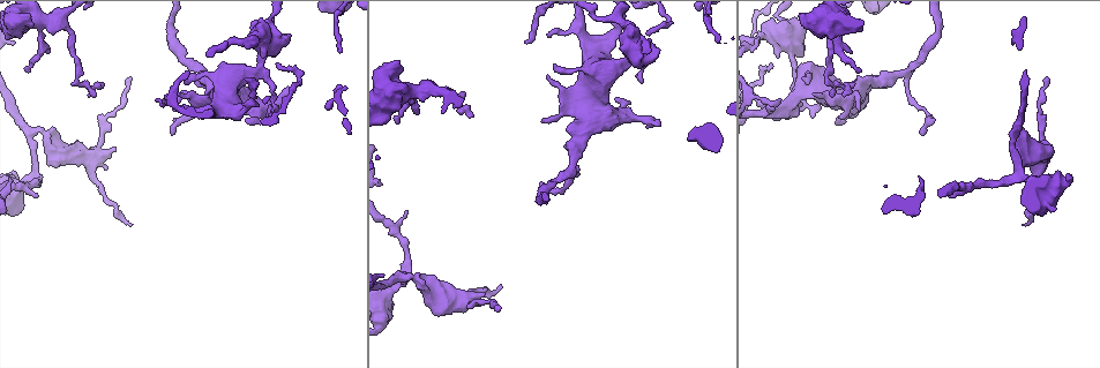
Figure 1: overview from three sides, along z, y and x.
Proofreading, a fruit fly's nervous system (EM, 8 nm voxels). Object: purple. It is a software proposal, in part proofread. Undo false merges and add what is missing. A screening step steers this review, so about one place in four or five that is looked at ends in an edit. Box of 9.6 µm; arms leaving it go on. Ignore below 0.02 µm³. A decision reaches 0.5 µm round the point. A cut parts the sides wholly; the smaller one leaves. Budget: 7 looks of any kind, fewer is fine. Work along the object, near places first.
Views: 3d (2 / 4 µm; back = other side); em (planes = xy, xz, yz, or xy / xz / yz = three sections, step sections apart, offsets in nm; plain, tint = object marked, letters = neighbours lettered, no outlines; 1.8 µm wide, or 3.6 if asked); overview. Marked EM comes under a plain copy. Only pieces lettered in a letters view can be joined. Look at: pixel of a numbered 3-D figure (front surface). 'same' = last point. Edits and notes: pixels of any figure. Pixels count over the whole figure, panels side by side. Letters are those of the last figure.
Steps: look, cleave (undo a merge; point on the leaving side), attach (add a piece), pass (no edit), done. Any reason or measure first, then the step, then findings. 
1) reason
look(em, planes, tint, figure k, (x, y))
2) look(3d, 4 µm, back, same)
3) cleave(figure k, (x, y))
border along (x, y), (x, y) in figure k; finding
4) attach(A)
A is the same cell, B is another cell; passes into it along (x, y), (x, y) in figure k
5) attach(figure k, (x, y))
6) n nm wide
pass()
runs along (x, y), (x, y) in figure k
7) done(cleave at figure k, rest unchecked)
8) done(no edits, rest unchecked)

thin arm on a thick one
look(em, planes, tint, figure 1, (32, 133))

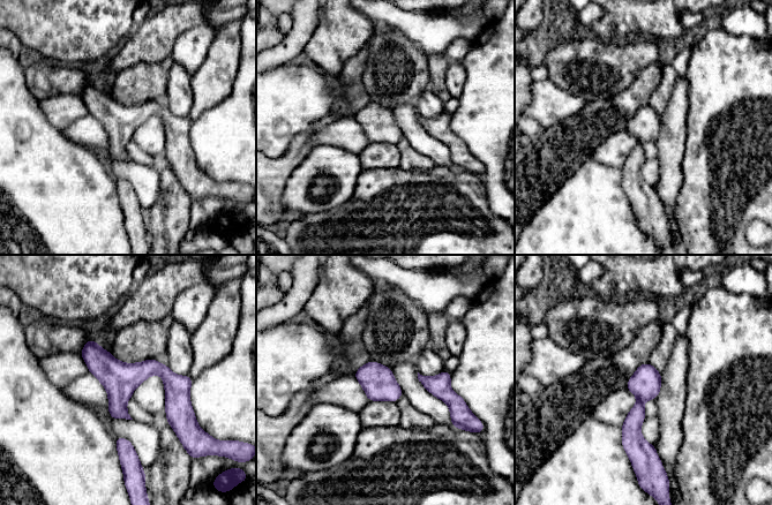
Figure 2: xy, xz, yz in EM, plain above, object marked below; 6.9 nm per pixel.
look(em, planes, letters, same)

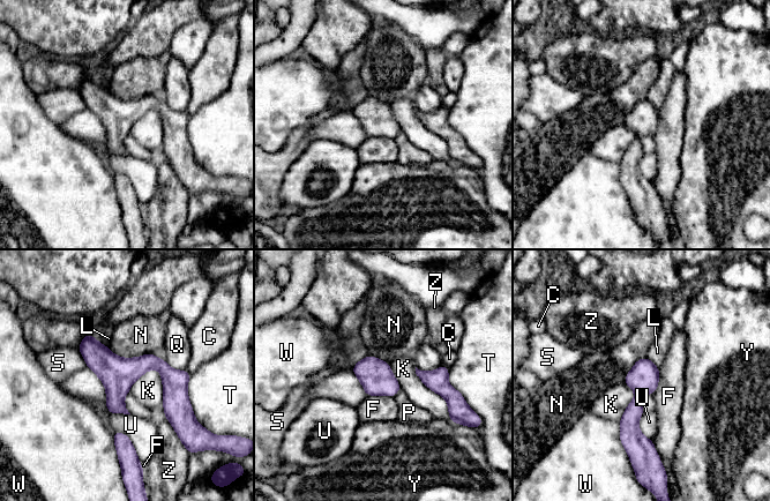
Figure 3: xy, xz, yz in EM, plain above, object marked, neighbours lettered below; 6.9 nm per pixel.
pass()
C, F, K, L, N, P, Q, S, T, U, W, Y and Z are other cells; border along (161, 372), (148, 369), (128, 391) in figure 3; one neuron here

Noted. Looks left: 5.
sharp bend
look(3d, 4 µm, figure 1, (904, 76))

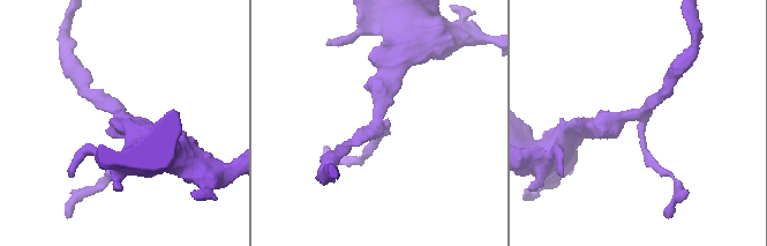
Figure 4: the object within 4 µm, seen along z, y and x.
look(em, xz, step 16, tint, figure 4, (637, 116))

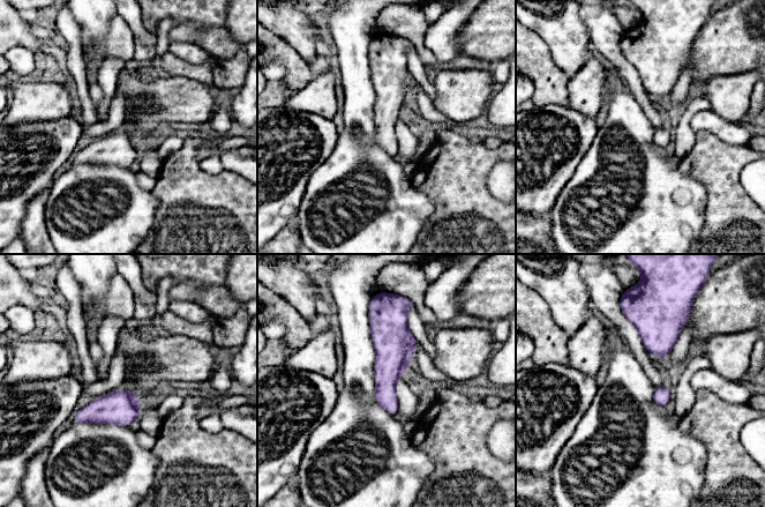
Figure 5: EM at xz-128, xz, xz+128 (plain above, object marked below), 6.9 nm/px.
look(em, planes, letters, same)

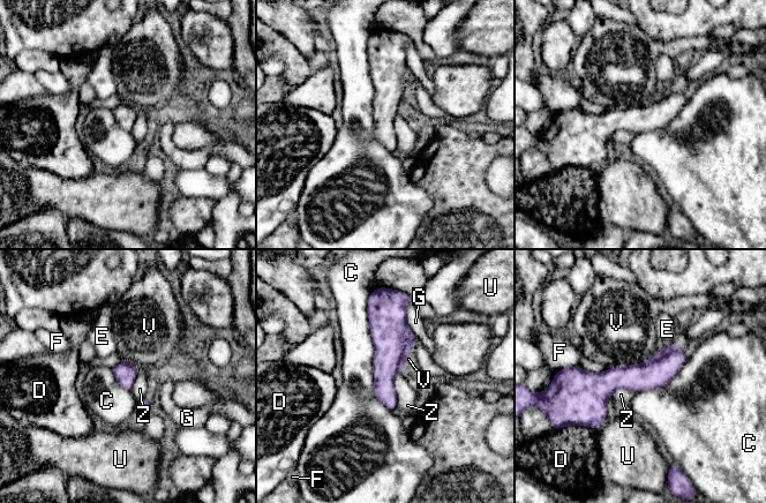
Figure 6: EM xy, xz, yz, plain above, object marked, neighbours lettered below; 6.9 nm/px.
160 nm wide
pass()
C, D, E, F, G, U, V and Z are other cells; border along (404, 367), (395, 376), (397, 406) in figure 6; continuous, no second neuron

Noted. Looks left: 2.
tapers out
look(em, yz, step 16, tint, figure 1, (543, 121))

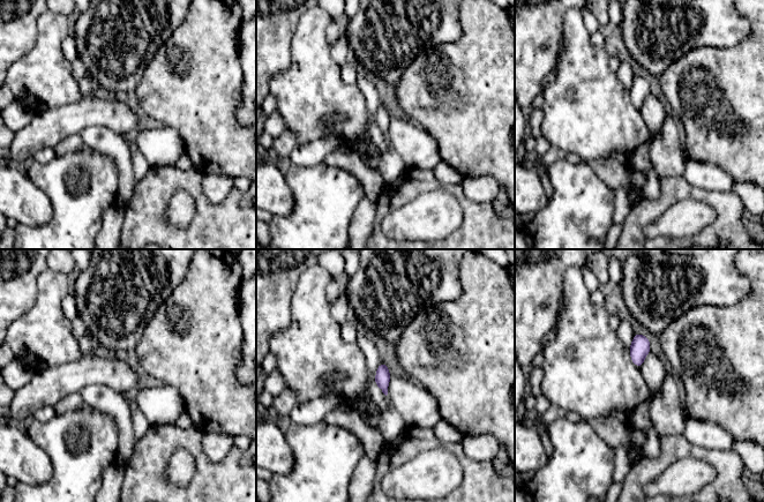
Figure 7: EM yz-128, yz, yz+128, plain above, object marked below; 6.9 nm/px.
look(em, planes, letters, same)

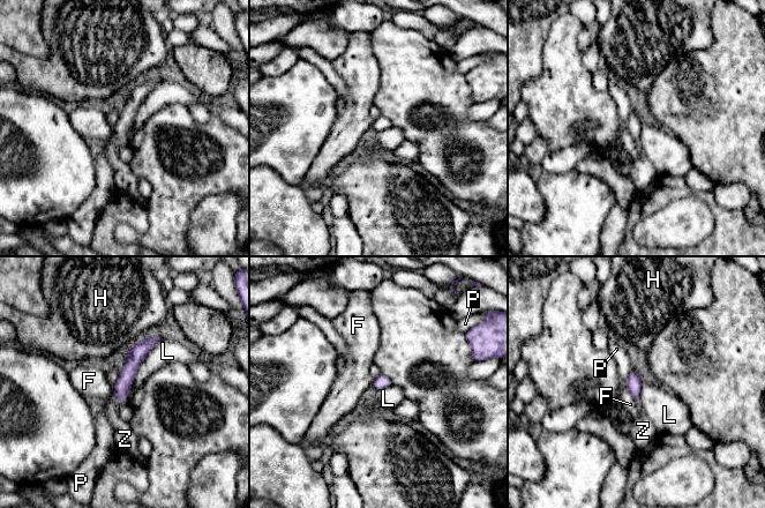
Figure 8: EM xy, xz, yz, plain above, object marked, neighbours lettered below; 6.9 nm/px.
100 nm wide
attach(Z)
Z is the same cell, F, H, L and P are other cells; it goes on there

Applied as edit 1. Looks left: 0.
done(attach at figure 8, rest unchecked)

